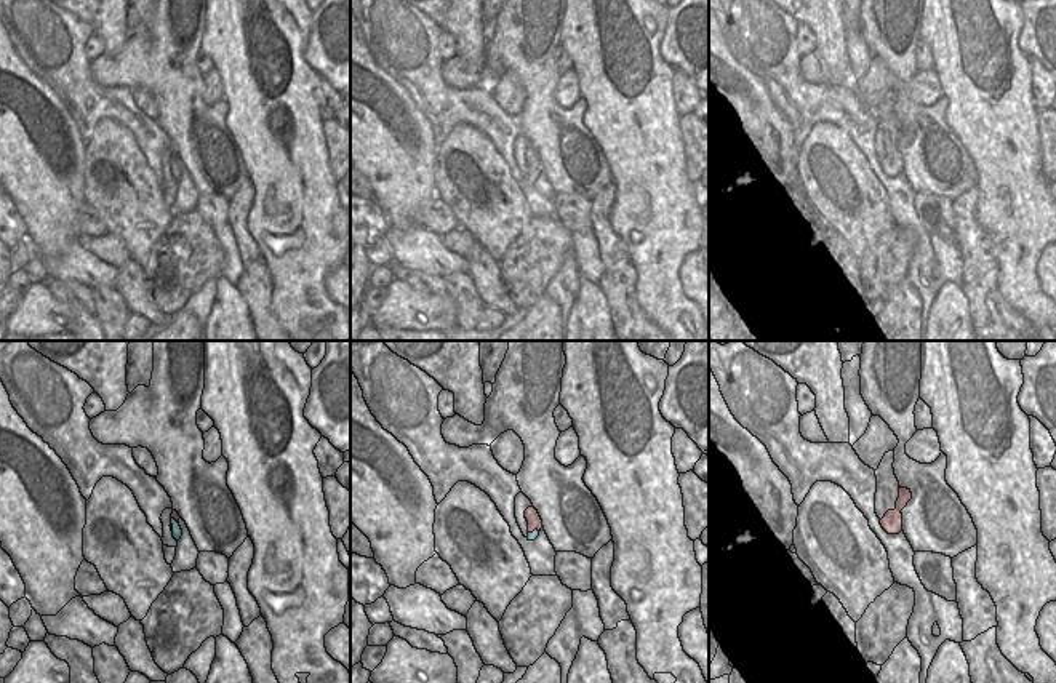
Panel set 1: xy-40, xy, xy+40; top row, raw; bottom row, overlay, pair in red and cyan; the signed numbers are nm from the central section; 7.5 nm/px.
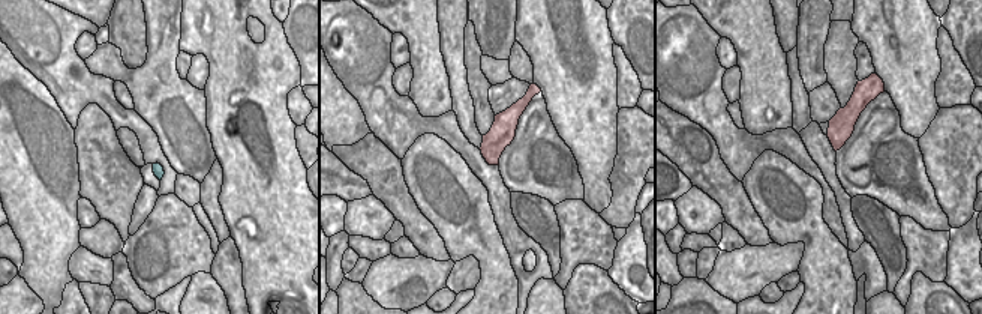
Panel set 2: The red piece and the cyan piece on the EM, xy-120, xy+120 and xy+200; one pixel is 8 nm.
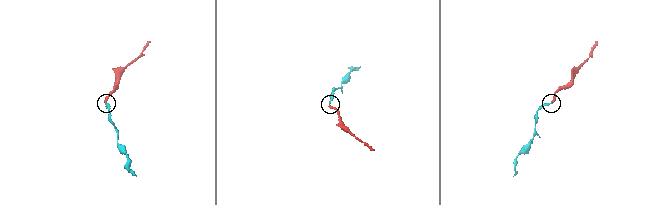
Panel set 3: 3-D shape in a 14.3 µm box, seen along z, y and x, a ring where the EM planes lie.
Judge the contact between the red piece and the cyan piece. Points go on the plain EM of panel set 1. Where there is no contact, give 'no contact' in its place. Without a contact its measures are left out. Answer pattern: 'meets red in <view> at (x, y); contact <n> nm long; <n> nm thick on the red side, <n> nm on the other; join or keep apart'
meets red in xy at (533, 171); contact 90 nm long; 110 nm thick on the red side, 70 nm on the other; keep apart

